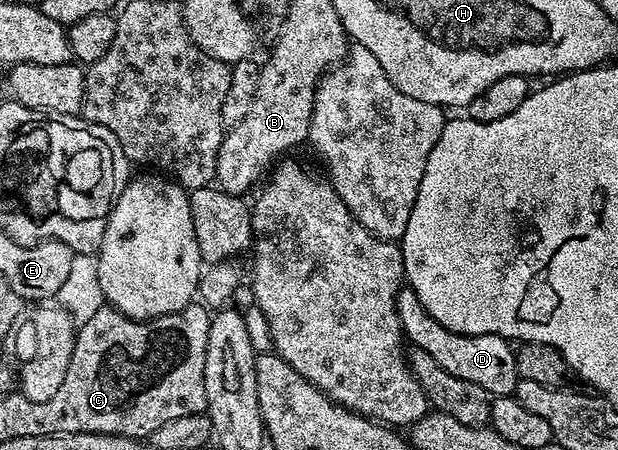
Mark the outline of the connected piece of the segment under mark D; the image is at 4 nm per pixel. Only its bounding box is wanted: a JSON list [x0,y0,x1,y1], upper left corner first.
[395,288,520,398]

